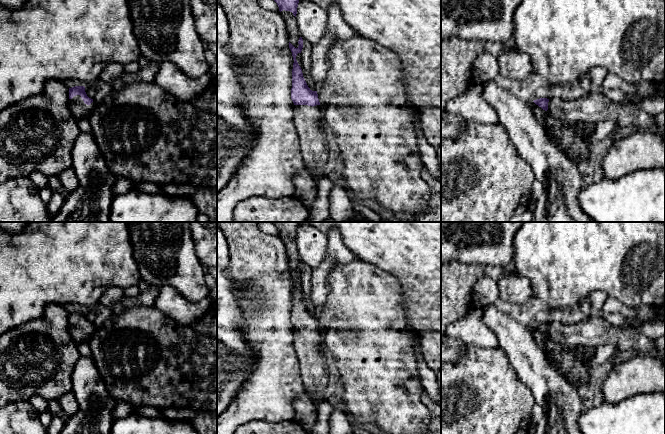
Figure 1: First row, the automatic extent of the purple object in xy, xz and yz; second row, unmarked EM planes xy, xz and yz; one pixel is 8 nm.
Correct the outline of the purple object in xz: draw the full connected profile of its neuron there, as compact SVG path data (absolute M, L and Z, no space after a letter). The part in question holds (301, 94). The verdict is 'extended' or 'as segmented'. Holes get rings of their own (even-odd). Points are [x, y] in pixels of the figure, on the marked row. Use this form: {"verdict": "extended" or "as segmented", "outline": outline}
{"verdict": "extended", "outline": "M303 39L295 48L289 42L293 56L291 99L294 103L293 122L300 139L300 149L307 170L324 173L328 160L328 141L323 127L323 113L317 91L312 91L302 73L296 56L301 53Z"}

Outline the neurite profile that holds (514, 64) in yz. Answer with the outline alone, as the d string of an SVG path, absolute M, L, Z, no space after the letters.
M515 47L500 54L497 59L499 74L503 77L523 82L533 72L530 57Z

